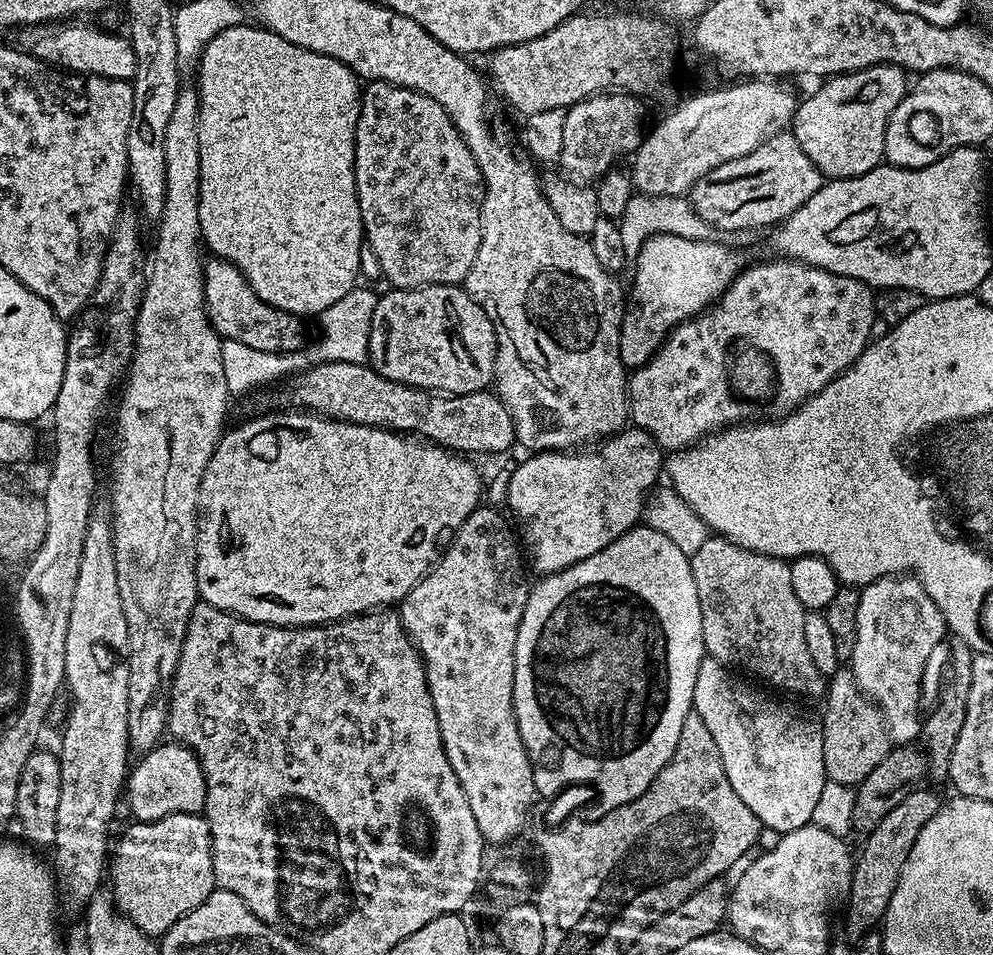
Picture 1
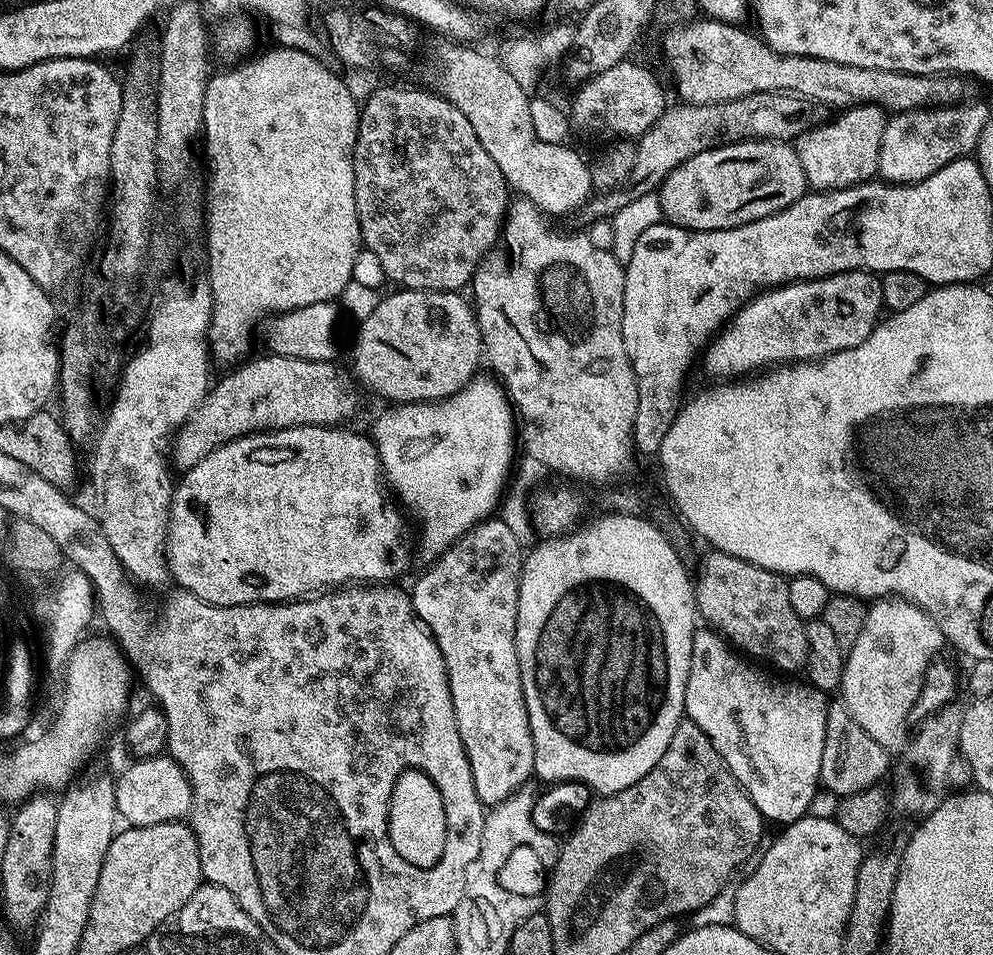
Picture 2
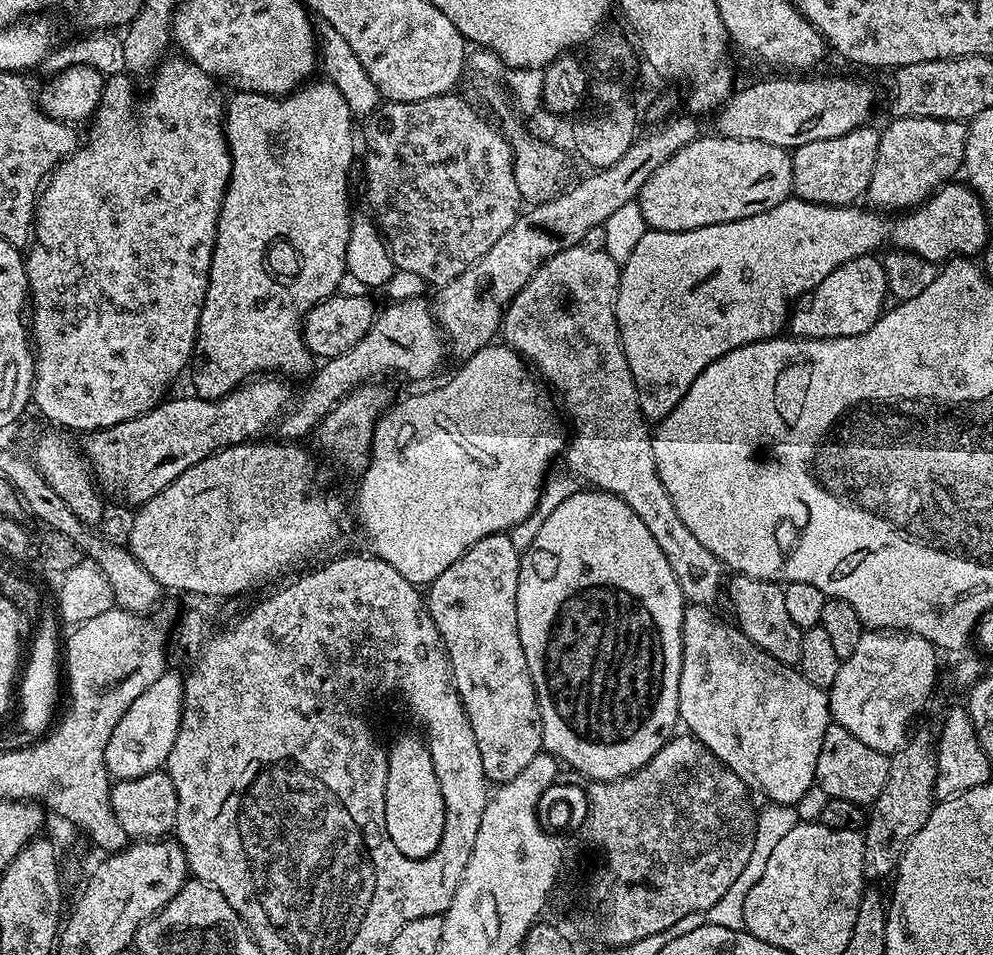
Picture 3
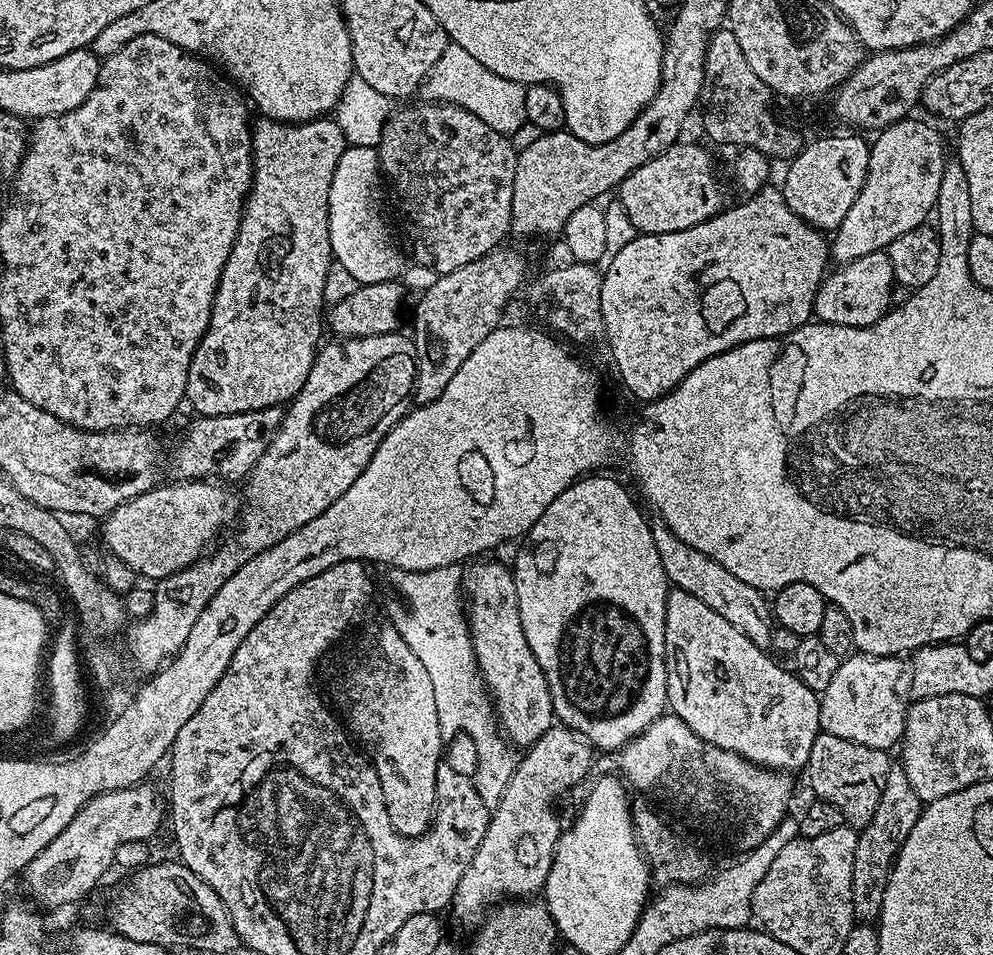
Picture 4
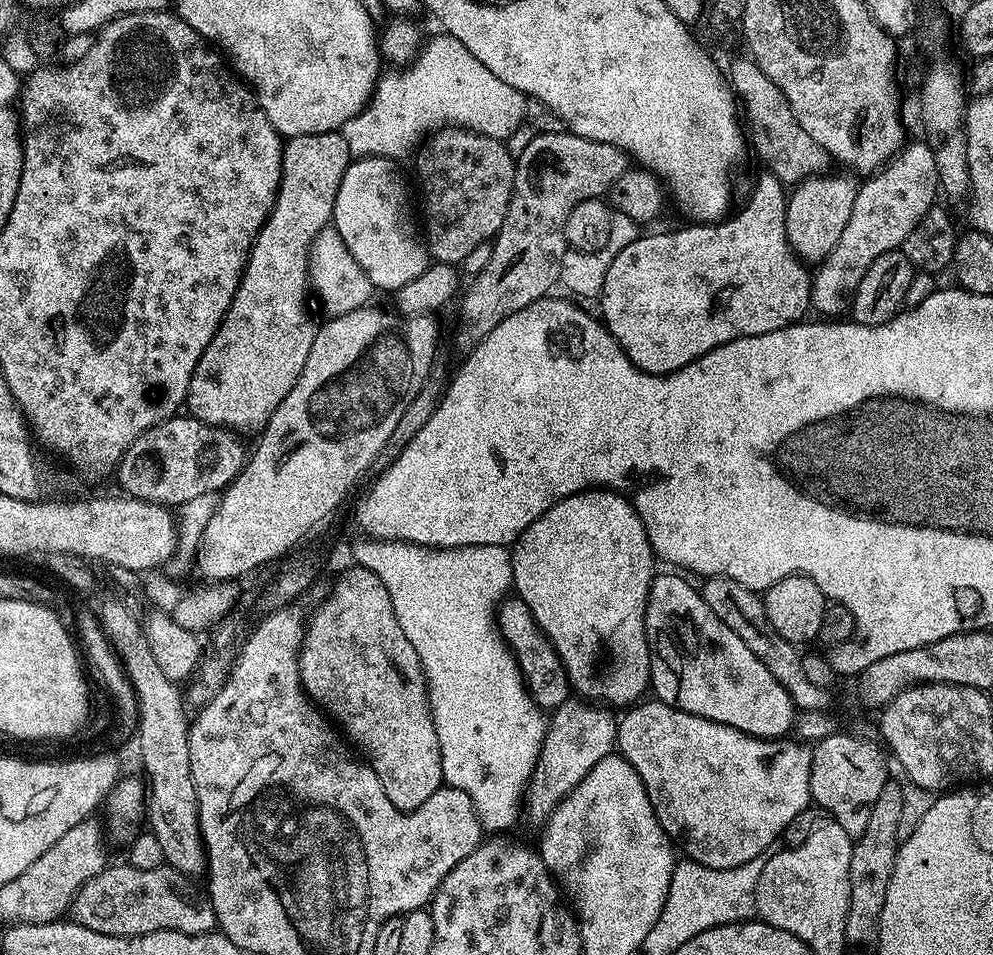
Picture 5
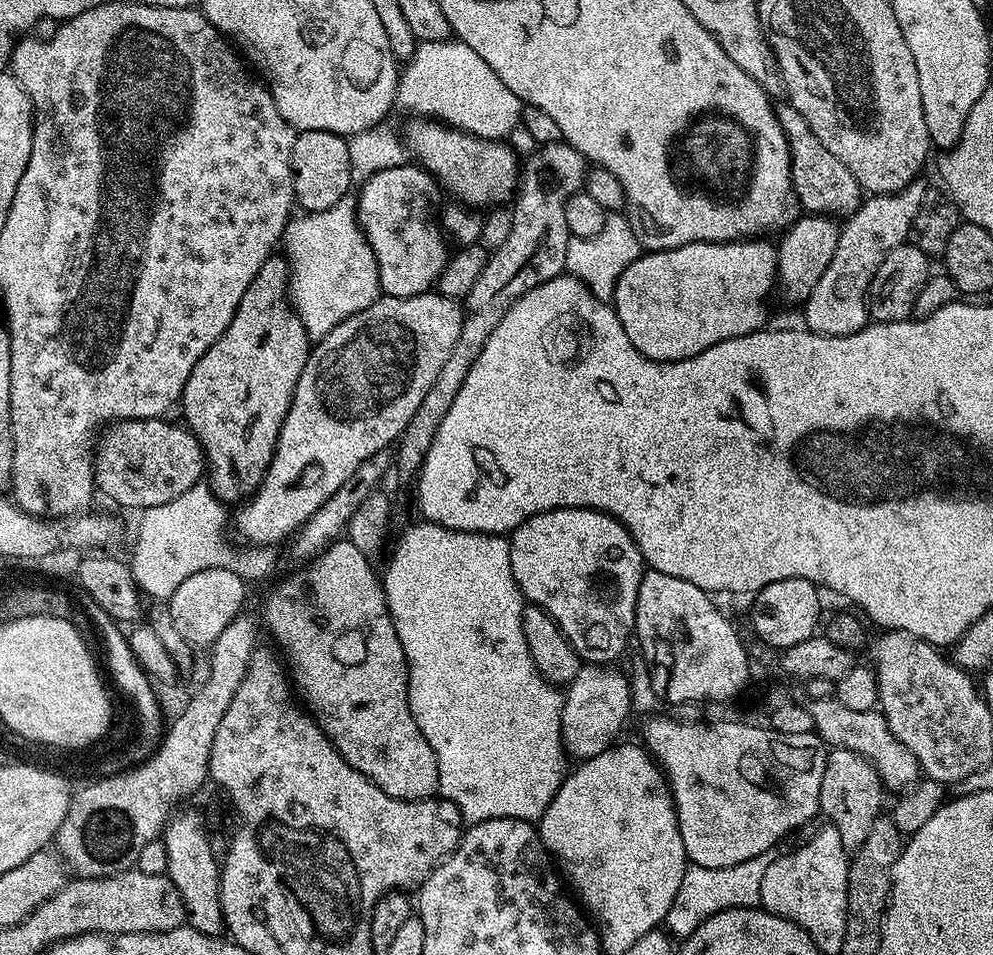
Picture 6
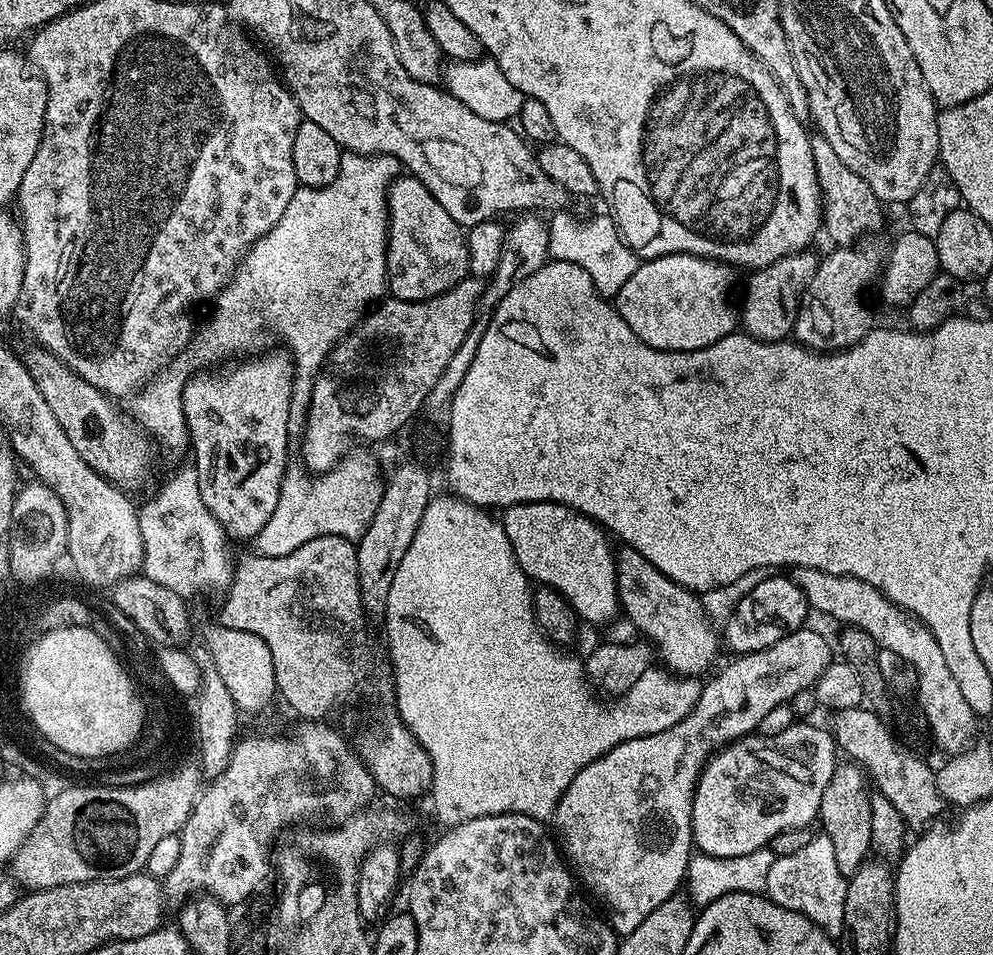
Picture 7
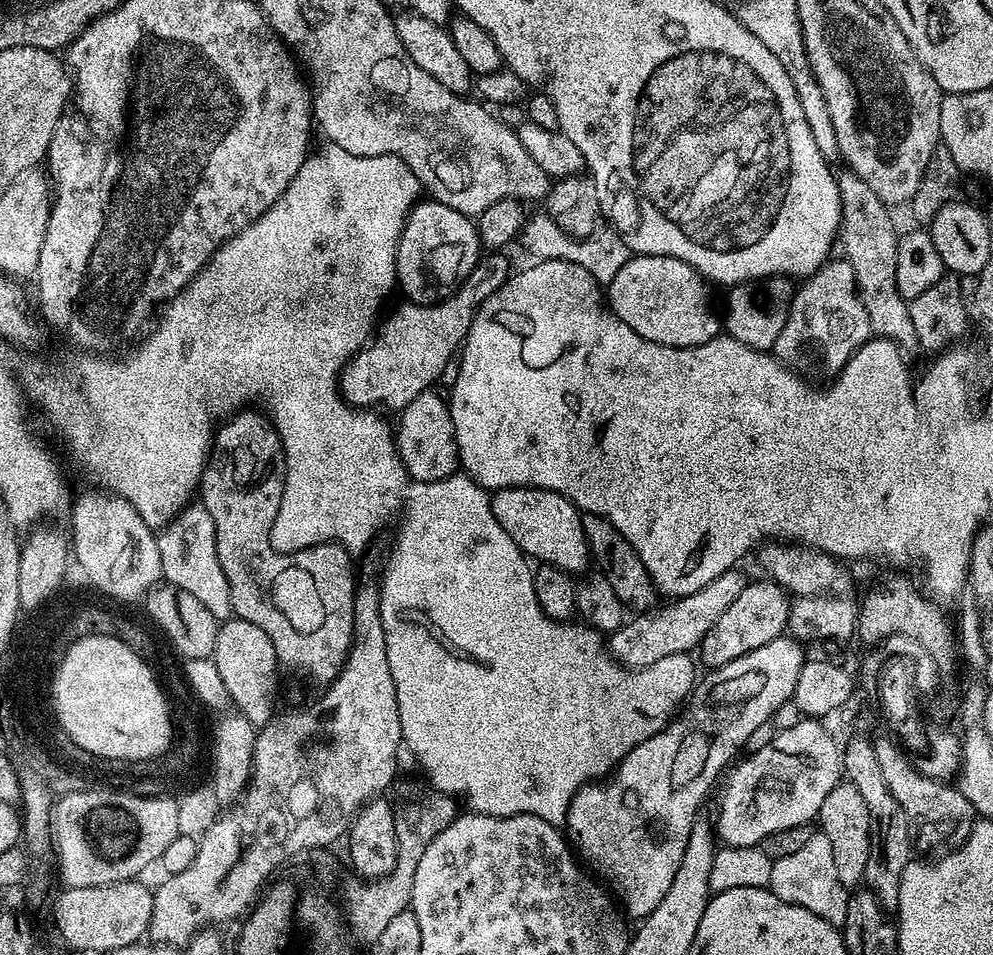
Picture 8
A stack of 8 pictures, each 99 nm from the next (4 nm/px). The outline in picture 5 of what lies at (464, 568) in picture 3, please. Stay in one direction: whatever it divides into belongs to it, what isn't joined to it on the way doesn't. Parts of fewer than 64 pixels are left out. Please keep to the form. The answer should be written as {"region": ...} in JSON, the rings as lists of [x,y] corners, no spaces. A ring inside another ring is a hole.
{"region":[[[505,598],[500,601],[496,610],[496,626],[500,630],[500,636],[508,649],[512,651],[512,657],[516,659],[516,665],[524,676],[524,687],[532,696],[532,701],[541,710],[555,710],[559,704],[565,704],[570,698],[570,685],[568,675],[554,650],[554,646],[546,638],[546,634],[534,622],[534,614],[518,598]]]}

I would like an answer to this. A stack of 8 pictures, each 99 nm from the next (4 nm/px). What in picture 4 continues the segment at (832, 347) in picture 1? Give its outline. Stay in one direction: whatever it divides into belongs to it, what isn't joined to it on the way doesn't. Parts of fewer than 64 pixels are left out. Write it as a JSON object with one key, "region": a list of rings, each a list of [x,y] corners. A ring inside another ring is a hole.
{"region":[[[887,251],[864,254],[862,258],[835,270],[825,275],[816,291],[814,316],[817,321],[865,328],[884,317],[892,304],[892,290],[896,284],[894,266],[890,264]]]}

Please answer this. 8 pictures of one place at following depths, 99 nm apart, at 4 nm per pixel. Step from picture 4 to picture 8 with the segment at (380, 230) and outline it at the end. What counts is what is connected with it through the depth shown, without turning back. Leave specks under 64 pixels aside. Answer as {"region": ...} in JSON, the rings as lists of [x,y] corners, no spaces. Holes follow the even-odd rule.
{"region":[[[424,198],[413,207],[396,247],[396,283],[413,304],[439,304],[459,288],[482,255],[480,232],[473,217]]]}

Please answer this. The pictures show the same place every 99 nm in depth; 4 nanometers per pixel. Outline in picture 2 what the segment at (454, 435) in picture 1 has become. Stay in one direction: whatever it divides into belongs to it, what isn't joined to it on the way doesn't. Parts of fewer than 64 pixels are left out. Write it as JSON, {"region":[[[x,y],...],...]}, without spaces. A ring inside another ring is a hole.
{"region":[[[263,355],[257,360],[245,359],[209,387],[203,402],[171,441],[170,460],[177,469],[193,468],[206,454],[240,436],[271,432],[274,428],[340,426],[359,410],[361,389],[345,369],[344,373],[339,368],[339,363]]]}

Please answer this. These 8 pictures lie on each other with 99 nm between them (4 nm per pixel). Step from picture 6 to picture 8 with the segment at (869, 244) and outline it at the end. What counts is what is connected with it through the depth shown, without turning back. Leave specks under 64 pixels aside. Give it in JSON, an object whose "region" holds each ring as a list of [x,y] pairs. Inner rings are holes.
{"region":[[[832,258],[801,284],[804,285],[795,289],[792,304],[788,307],[786,326],[782,328],[782,334],[778,334],[778,342],[774,342],[771,351],[781,362],[796,360],[795,367],[801,373],[809,372],[804,373],[809,377],[835,377],[844,369],[853,352],[873,335],[868,311],[856,291],[854,269],[848,260]]]}

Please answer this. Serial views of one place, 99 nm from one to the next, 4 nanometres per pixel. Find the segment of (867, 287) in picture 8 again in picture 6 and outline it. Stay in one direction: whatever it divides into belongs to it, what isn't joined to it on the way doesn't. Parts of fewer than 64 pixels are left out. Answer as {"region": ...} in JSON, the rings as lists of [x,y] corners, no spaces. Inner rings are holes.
{"region":[[[784,102],[776,108],[782,130],[788,139],[788,153],[792,163],[792,188],[796,191],[799,207],[808,214],[831,214],[836,218],[847,218],[860,207],[862,189],[860,183],[846,170],[846,166],[810,130],[806,118],[798,114],[792,105]]]}

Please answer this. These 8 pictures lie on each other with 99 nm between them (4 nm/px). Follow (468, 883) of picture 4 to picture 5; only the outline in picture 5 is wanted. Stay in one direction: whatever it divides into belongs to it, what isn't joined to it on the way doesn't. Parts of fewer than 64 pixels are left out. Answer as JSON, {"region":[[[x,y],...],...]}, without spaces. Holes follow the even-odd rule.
{"region":[[[569,698],[551,713],[544,745],[526,789],[526,816],[537,822],[547,820],[550,813],[616,748],[617,717],[607,707],[580,698]]]}

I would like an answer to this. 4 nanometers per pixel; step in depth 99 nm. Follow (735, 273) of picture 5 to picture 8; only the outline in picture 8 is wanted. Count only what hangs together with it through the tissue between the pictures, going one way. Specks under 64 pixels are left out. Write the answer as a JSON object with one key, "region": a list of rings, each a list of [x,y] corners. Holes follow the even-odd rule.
{"region":[[[633,255],[606,285],[612,312],[642,338],[662,346],[693,348],[721,335],[722,320],[712,309],[709,285],[686,262],[669,256]]]}

